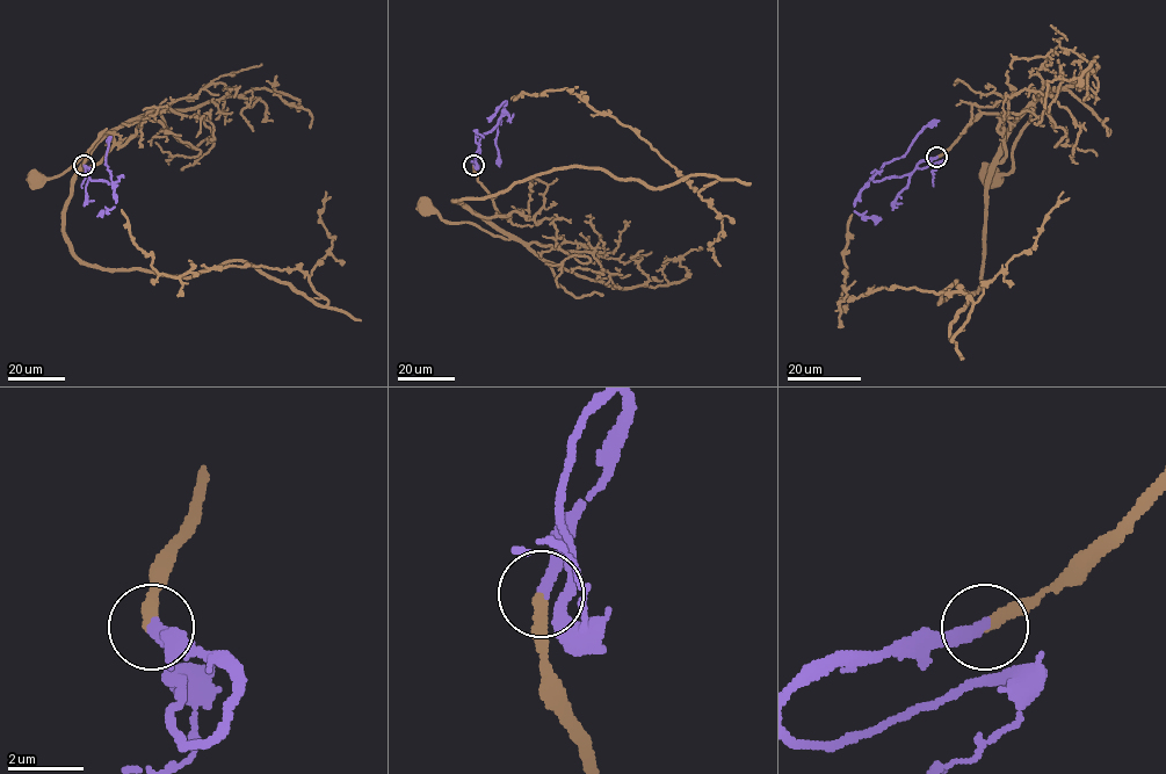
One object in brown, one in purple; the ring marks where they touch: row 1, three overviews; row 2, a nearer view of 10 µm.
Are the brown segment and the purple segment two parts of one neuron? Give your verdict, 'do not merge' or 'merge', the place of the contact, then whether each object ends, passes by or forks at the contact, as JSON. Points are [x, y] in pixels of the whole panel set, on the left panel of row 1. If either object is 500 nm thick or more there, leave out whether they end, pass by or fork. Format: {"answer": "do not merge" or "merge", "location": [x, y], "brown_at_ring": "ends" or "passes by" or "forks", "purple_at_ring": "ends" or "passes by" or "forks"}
{"answer": "merge", "location": [84, 165], "brown_at_ring": "ends", "purple_at_ring": "ends"}

